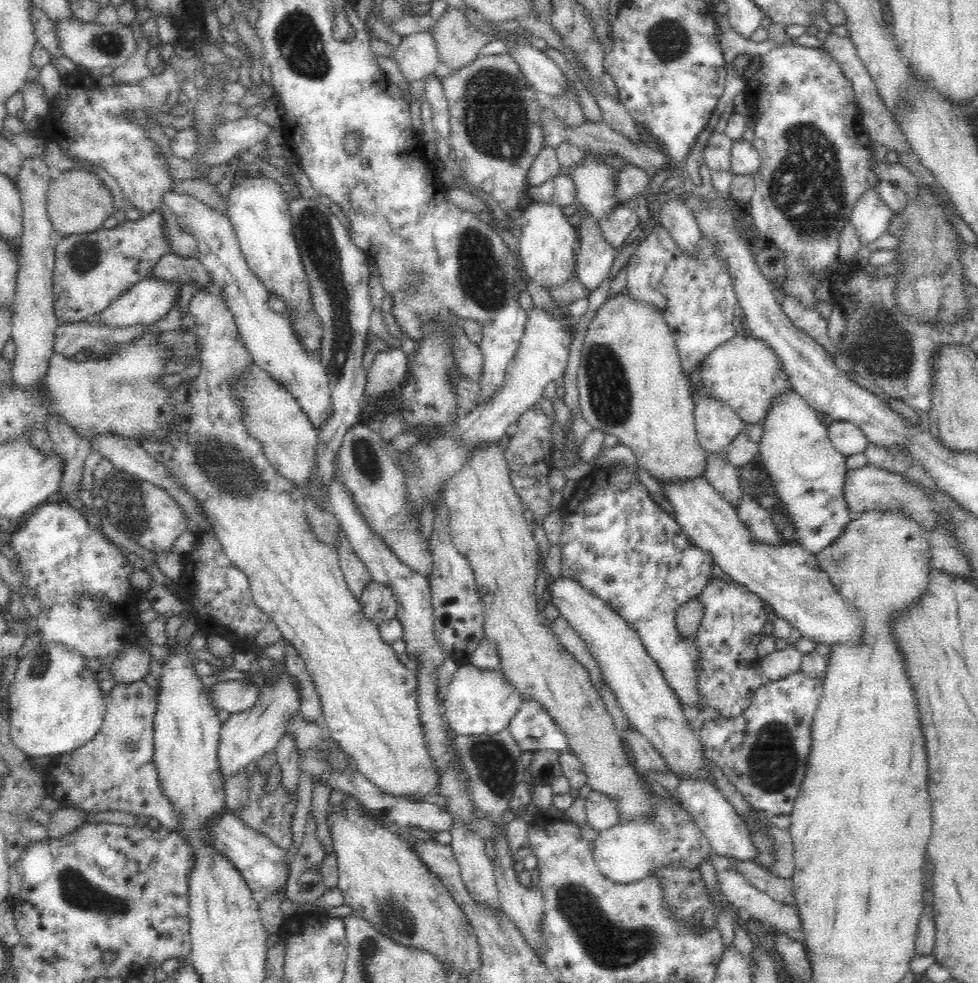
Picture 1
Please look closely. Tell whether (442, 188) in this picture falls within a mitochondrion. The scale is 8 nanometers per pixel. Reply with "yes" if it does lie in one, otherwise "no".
no

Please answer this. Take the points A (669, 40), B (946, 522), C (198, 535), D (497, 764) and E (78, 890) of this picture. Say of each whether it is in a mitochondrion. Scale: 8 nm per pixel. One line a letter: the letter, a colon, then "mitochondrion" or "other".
A: mitochondrion
B: other
C: other
D: mitochondrion
E: mitochondrion

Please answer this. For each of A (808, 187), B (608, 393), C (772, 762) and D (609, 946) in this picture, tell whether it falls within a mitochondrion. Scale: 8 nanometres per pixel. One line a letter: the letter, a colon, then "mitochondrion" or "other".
A: mitochondrion
B: mitochondrion
C: mitochondrion
D: mitochondrion

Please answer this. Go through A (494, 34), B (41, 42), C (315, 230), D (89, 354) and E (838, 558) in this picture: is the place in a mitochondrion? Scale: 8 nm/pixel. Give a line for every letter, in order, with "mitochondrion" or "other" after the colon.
A: other
B: other
C: mitochondrion
D: other
E: mitochondrion

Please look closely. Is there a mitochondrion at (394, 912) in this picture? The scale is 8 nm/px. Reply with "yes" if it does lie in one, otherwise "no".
yes

